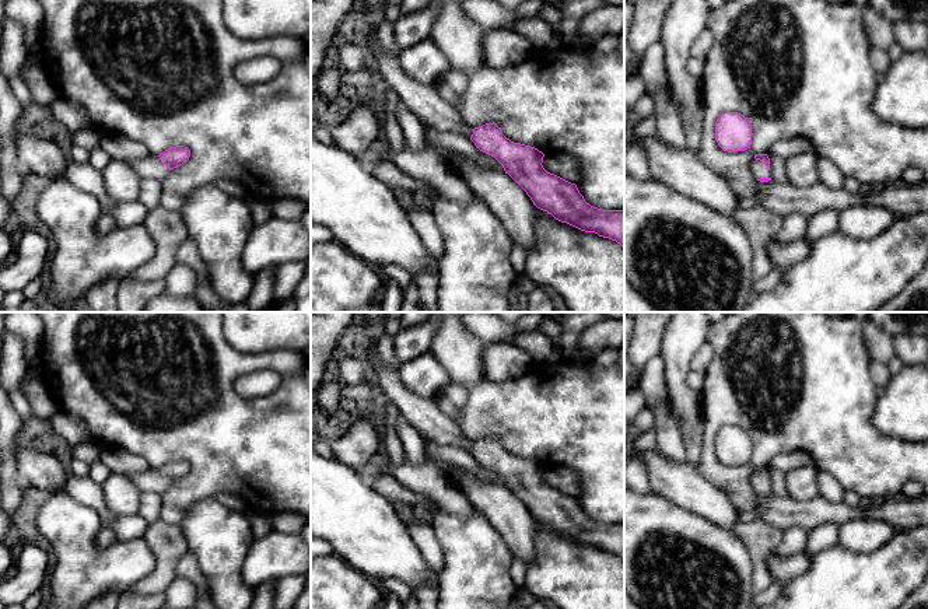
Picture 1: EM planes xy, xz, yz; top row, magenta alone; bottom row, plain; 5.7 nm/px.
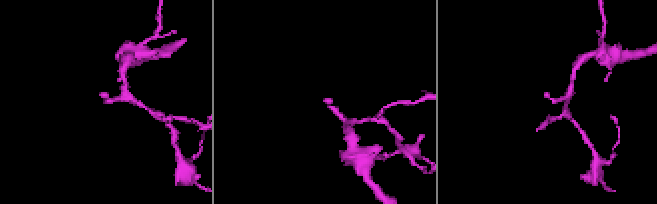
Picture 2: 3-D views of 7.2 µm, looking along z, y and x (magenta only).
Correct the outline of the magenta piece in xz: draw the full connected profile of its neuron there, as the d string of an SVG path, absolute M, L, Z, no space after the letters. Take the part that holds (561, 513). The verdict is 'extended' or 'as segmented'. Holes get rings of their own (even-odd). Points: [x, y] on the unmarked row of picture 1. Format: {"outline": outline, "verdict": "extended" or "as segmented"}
{"outline": "M377 346L368 350L367 358L377 372L379 388L421 437L470 452L480 465L502 479L505 487L526 505L537 522L547 525L556 533L624 560L624 524L602 524L586 517L575 497L543 482L542 465L511 455L495 437L467 440L435 400L405 386L399 371L381 361Z", "verdict": "extended"}

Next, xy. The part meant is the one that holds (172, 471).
{"outline": "M176 459L165 463L160 469L148 469L136 475L126 475L134 482L140 491L155 491L162 494L169 484L182 479L190 470L190 463L185 459Z", "verdict": "extended"}

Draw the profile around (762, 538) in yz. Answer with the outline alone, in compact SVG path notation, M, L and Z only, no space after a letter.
M764 521L738 522L733 526L733 533L746 545L754 563L752 584L754 594L763 592L774 582L767 559L778 547L782 532Z

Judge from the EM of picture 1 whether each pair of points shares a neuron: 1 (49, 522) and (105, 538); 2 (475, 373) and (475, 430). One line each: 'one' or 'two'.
1: two
2: two

